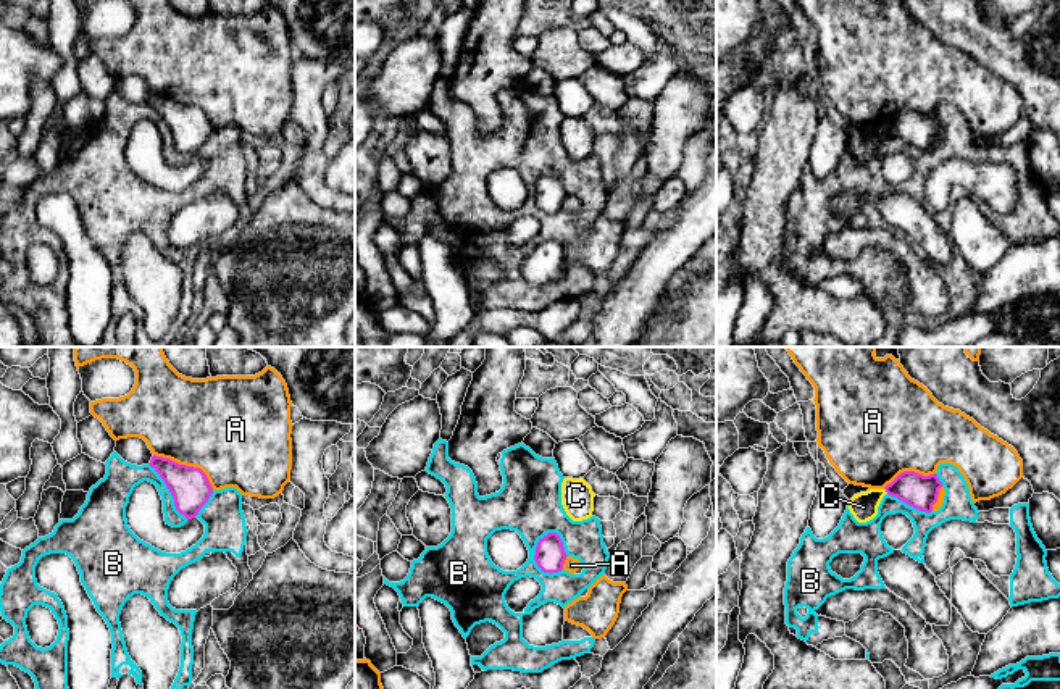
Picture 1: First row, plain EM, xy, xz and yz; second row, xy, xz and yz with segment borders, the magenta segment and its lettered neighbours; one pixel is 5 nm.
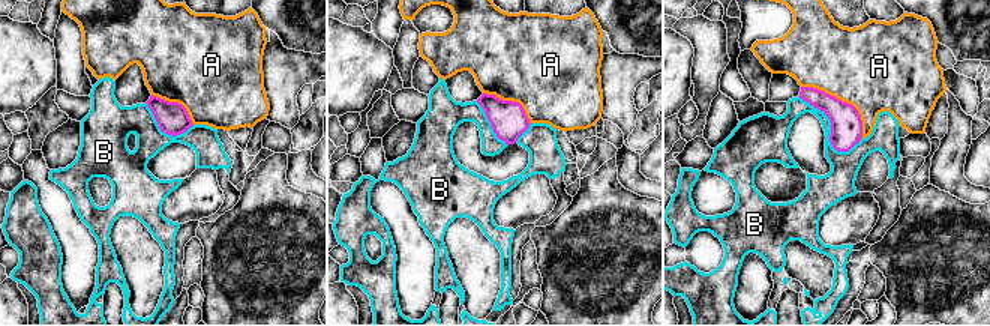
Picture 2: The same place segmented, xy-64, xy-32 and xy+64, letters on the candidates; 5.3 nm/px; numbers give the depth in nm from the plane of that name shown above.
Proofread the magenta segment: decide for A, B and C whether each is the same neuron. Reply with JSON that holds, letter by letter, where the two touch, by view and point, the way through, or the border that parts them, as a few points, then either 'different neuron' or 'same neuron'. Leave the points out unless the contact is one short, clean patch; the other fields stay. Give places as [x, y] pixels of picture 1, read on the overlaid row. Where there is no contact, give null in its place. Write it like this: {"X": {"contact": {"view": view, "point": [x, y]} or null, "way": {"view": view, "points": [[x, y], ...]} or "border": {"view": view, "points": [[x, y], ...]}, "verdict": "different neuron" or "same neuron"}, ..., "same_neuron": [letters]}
{"A": {"contact": {"view": "xy", "point": [187, 467]}, "verdict": "different neuron"}, "B": {"contact": {"view": "xz", "point": [536, 552]}, "verdict": "different neuron"}, "C": {"contact": {"view": "yz", "point": [886, 491]}, "border": {"view": "yz", "points": [[884, 488], [888, 492]]}, "verdict": "different neuron"}, "same_neuron": []}

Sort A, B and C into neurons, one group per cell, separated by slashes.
A / B / C

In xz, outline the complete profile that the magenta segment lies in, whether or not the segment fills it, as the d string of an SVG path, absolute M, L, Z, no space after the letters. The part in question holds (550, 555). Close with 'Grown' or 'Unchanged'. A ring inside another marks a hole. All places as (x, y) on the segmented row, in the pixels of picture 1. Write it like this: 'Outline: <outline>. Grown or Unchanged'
Outline: M549 532L539 539L534 560L544 573L558 573L566 560L563 542L557 532Z. Unchanged

